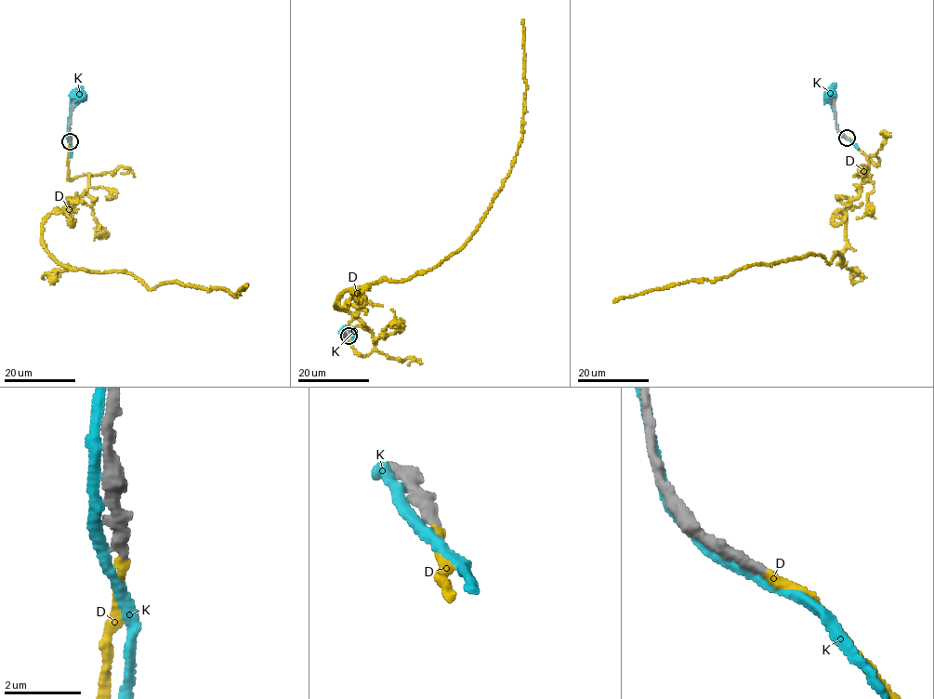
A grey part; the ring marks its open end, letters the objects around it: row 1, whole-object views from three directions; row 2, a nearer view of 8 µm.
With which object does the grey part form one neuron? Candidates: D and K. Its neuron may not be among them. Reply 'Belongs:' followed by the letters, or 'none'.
Belongs: D

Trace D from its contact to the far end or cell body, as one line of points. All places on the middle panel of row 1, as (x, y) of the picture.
D: (348, 335), (372, 350), (335, 306), (342, 294), (452, 256), (502, 186), (521, 138), (522, 19)

